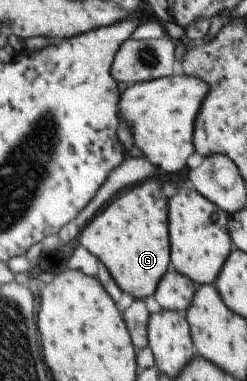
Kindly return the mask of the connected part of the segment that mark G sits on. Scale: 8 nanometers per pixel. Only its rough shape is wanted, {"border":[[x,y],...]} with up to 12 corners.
{"border":[[157,181],[117,197],[78,241],[135,299],[172,263]]}

